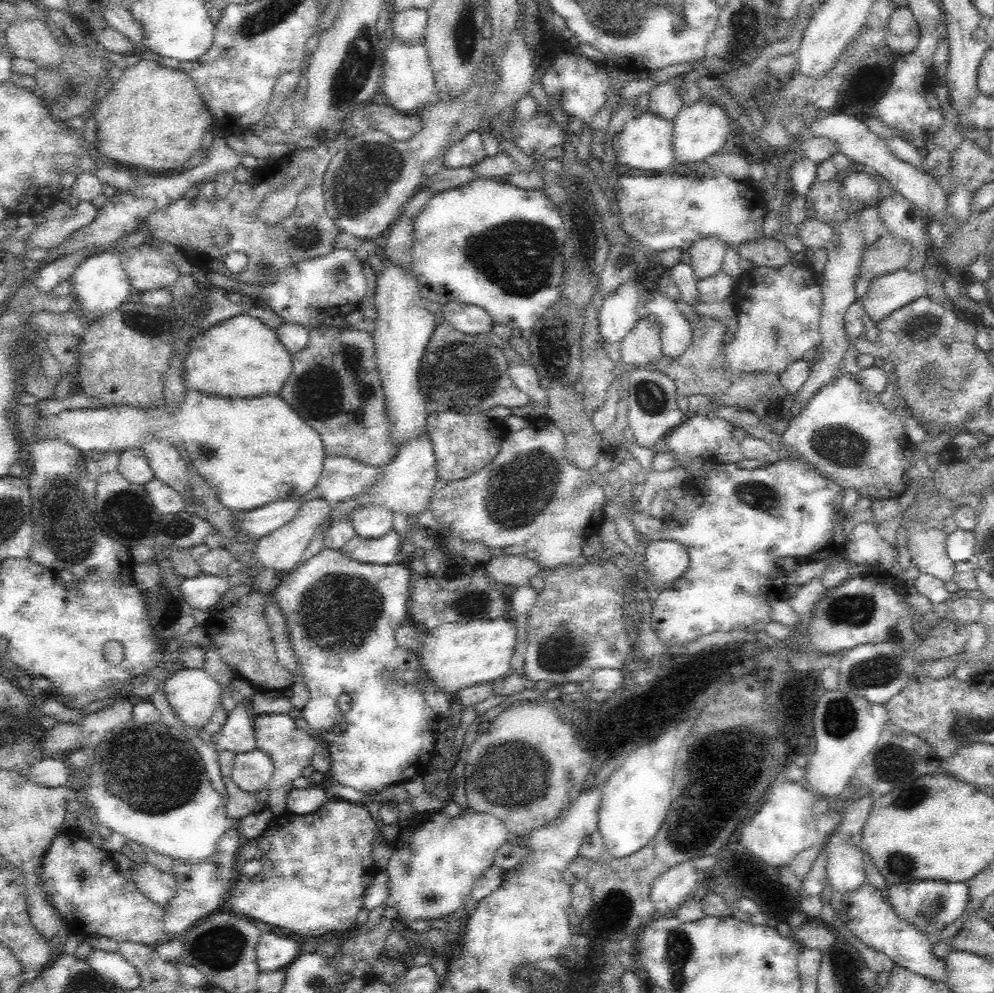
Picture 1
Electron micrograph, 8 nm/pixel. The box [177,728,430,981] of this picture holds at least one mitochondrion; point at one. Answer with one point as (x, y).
(220, 950)

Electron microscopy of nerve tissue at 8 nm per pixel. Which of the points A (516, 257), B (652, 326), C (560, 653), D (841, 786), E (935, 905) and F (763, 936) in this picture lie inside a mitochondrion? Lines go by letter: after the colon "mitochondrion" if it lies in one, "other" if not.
A: mitochondrion
B: other
C: mitochondrion
D: other
E: mitochondrion
F: other

